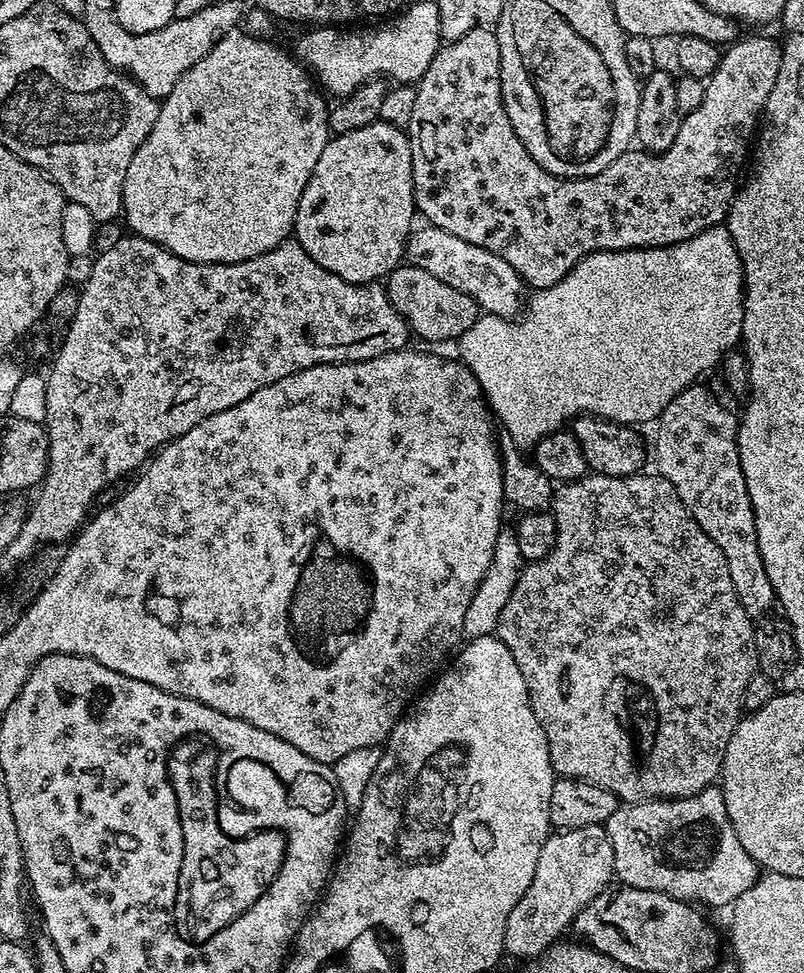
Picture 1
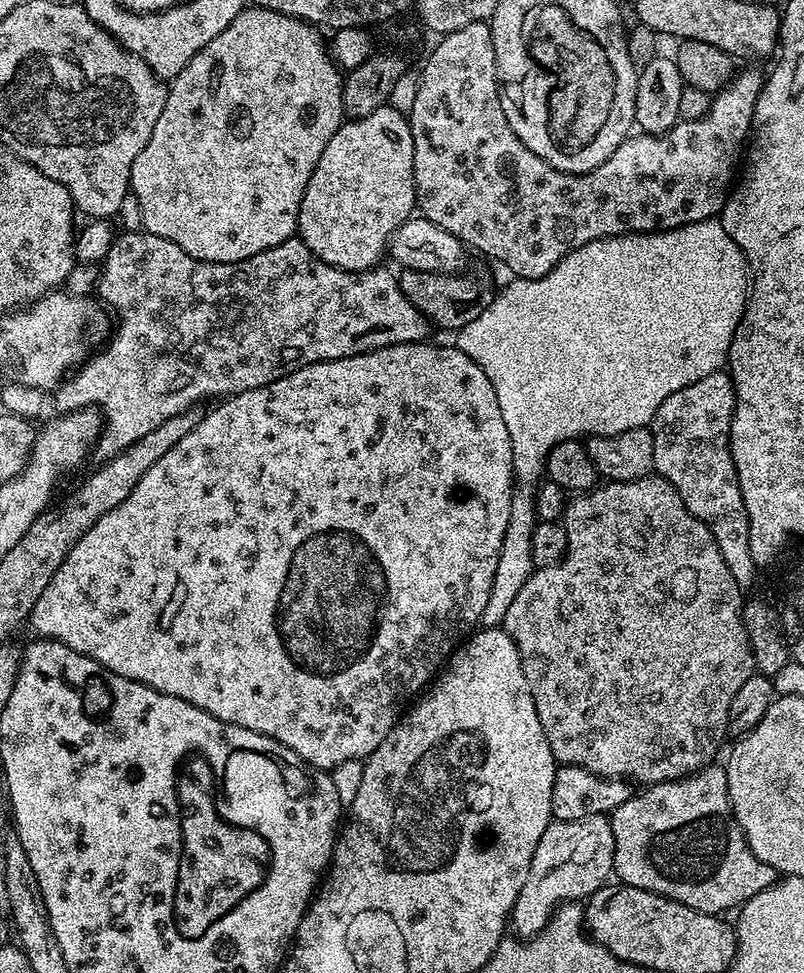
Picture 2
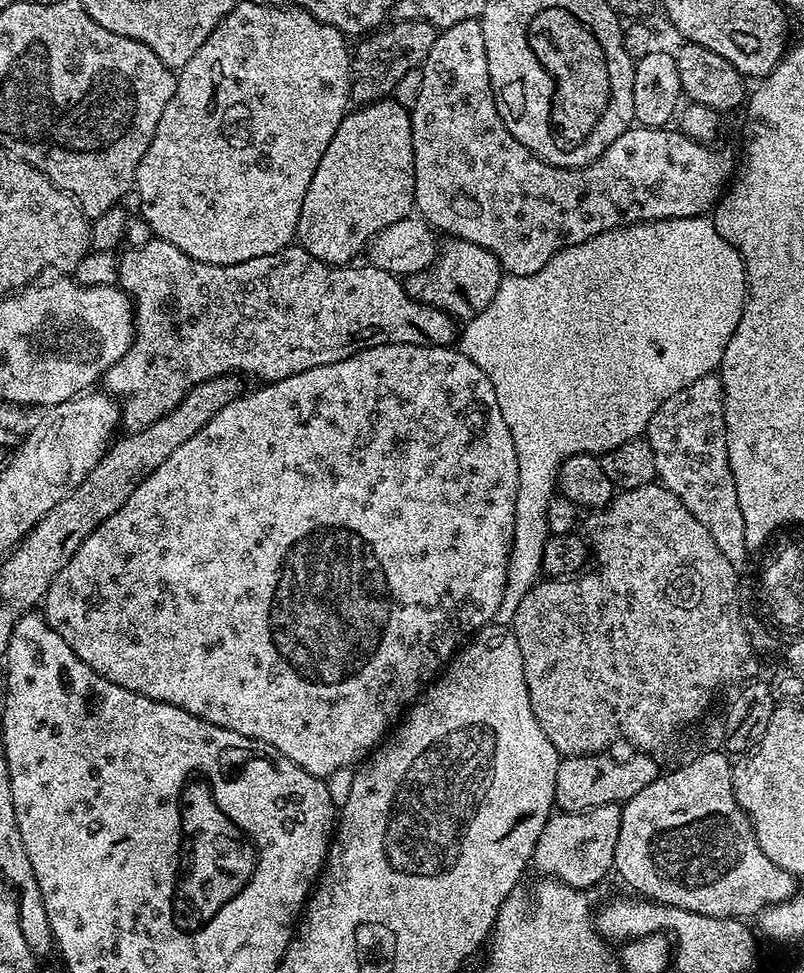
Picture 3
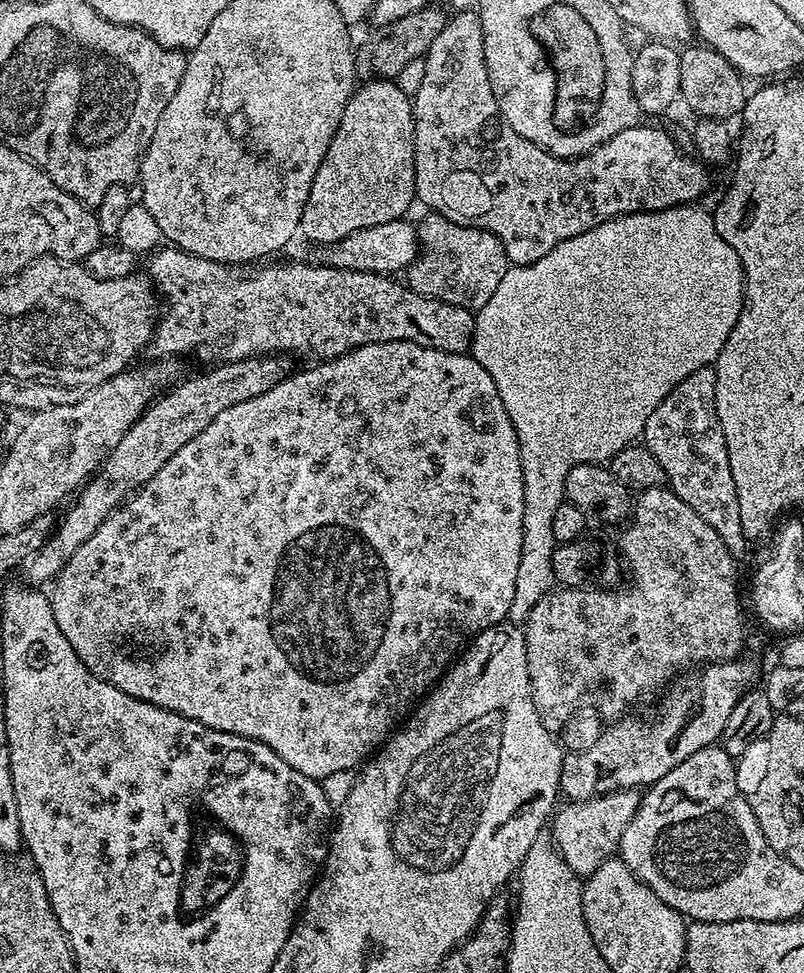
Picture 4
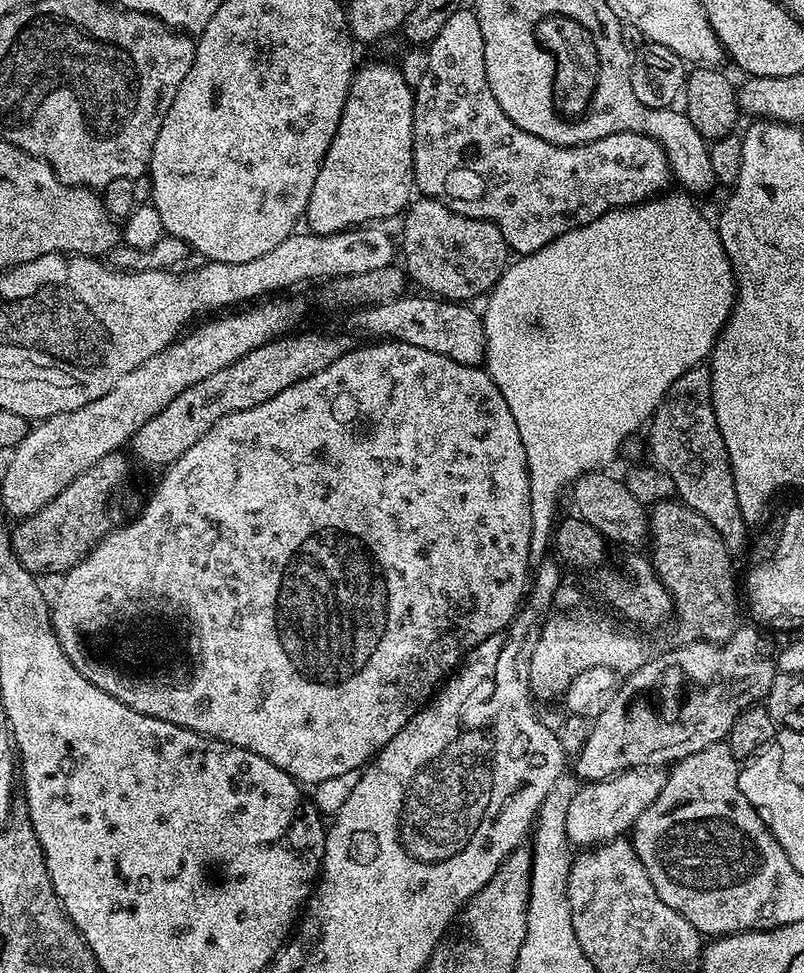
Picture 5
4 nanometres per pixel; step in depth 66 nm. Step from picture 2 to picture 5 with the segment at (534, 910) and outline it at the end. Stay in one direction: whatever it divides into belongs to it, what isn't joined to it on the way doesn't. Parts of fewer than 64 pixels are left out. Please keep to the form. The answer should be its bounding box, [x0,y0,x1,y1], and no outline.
[566,768,665,850]

